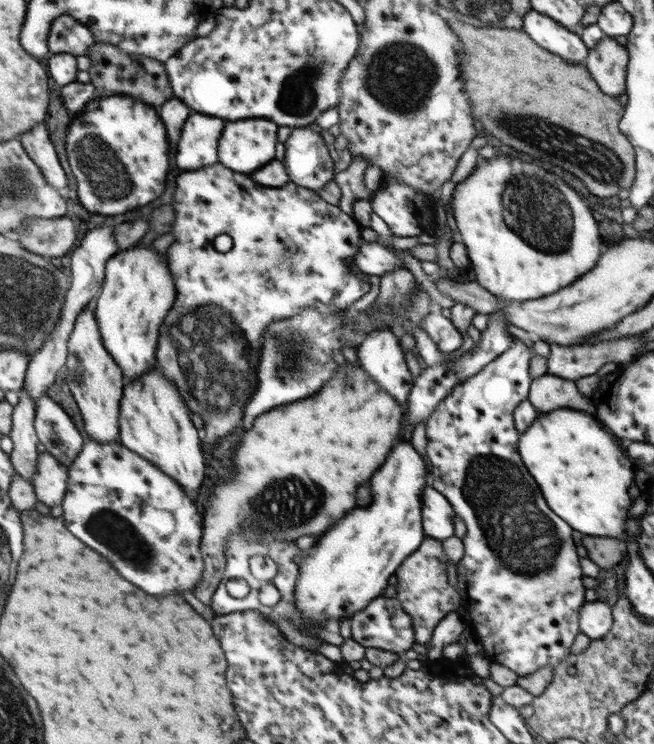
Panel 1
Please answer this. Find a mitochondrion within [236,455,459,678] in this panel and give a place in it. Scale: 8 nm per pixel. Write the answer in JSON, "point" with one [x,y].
{"point":[296,501]}

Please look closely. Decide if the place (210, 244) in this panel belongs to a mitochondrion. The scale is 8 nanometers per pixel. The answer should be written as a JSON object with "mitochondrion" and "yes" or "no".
{"mitochondrion":"no"}

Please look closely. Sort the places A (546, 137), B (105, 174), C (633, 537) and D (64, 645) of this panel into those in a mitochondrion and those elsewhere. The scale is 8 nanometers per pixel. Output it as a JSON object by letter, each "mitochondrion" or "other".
{"A":"mitochondrion","B":"mitochondrion","C":"other","D":"other"}

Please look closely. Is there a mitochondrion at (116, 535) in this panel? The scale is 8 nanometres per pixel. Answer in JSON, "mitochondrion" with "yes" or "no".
{"mitochondrion":"yes"}

